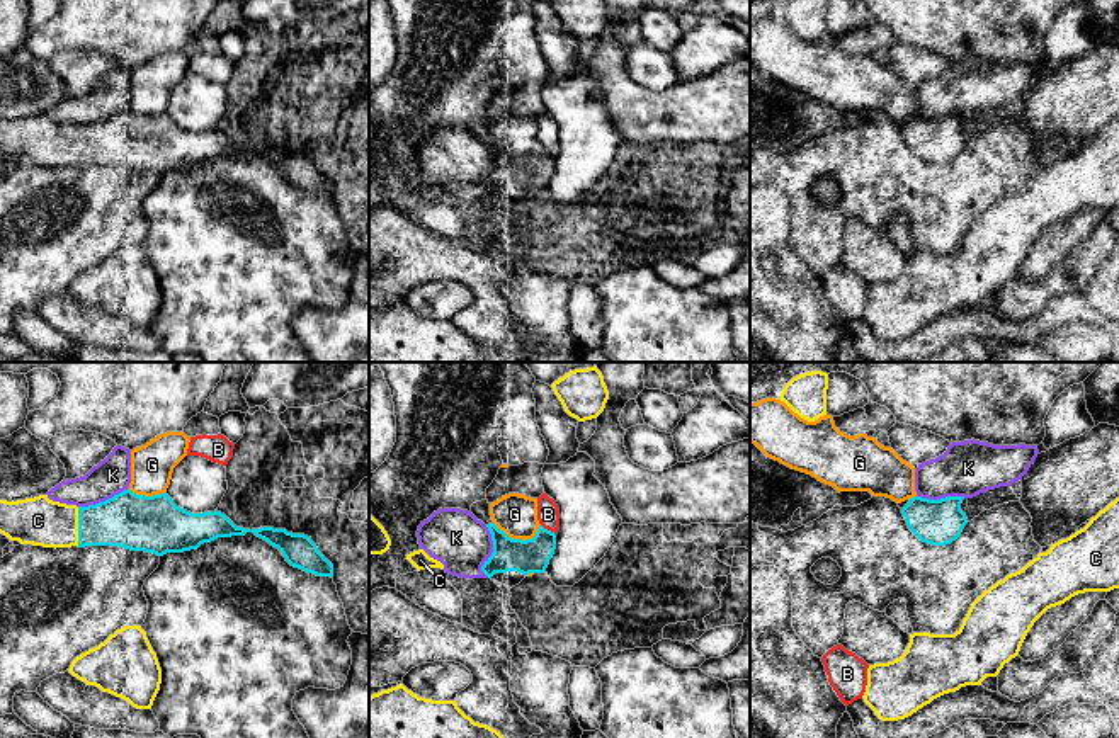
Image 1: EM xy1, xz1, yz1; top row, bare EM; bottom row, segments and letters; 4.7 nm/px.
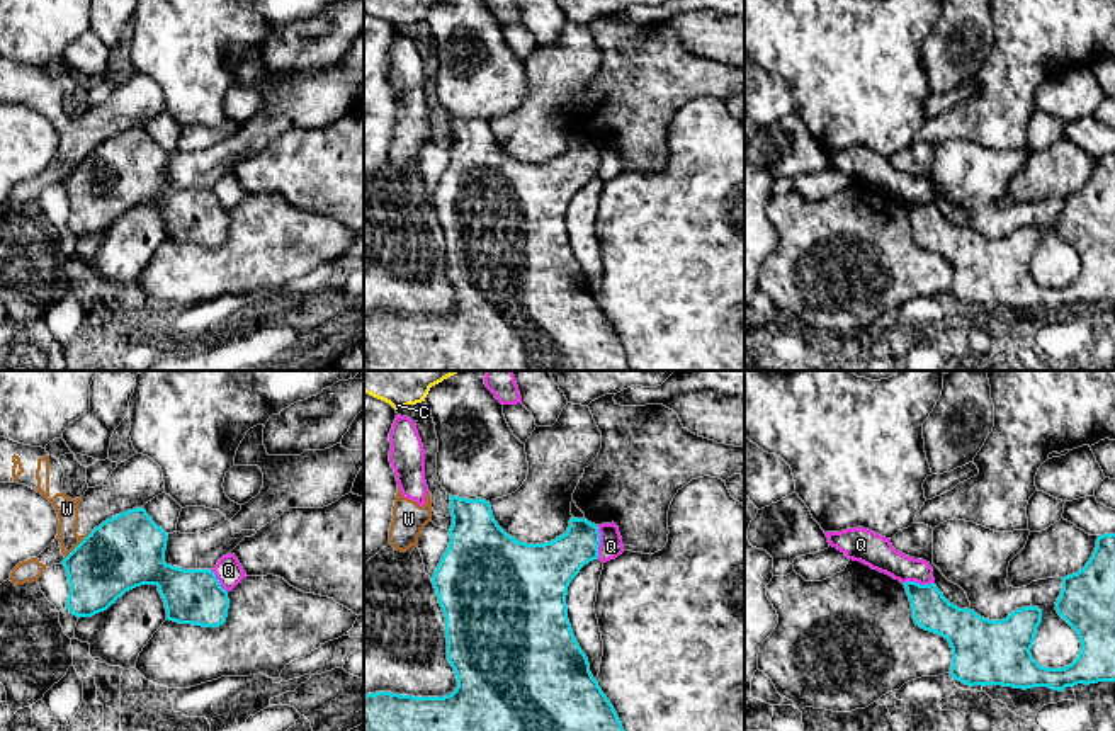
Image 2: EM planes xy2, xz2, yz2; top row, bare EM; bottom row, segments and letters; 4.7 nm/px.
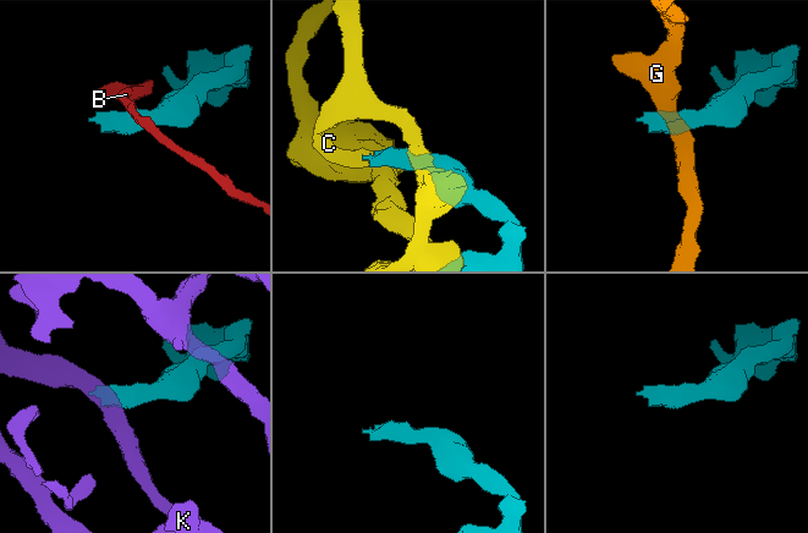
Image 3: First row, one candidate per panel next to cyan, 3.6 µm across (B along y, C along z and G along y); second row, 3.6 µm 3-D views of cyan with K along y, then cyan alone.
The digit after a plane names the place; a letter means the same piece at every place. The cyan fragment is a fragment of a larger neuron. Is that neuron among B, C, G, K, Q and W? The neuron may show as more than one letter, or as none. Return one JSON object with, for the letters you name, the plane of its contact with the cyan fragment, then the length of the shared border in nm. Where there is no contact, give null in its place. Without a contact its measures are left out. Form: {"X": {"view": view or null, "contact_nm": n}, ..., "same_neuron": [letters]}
{"C": {"view": "xy1", "contact_nm": 180}, "same_neuron": ["C"]}

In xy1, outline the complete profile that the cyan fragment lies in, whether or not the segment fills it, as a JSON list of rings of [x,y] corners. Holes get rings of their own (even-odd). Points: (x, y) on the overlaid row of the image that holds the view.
[[[128,488],[88,507],[53,502],[48,495],[0,500],[0,534],[20,544],[54,549],[119,546],[163,556],[247,532],[277,548],[291,566],[316,576],[333,576],[333,565],[311,537],[274,527],[236,527],[218,510],[190,514],[177,507],[167,493],[145,497]]]

